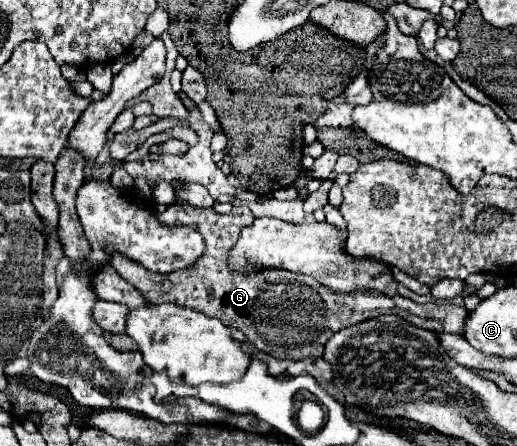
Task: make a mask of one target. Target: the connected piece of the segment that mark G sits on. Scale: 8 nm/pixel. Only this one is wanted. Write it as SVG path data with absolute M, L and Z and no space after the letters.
M182 204L168 206L166 212L160 214L164 224L176 226L192 226L206 240L204 256L188 270L172 272L172 274L156 274L146 272L146 268L138 268L138 264L130 264L130 260L122 260L122 256L114 256L112 268L134 288L138 288L152 304L174 302L178 306L194 308L206 316L214 316L222 320L226 326L238 328L244 336L260 350L274 358L290 358L304 360L308 356L322 356L326 342L340 332L342 328L360 324L364 320L372 320L384 314L400 316L402 320L438 332L462 334L462 320L466 320L466 308L460 306L438 306L438 304L416 304L402 296L340 296L334 292L326 292L322 284L318 284L310 276L294 274L294 272L260 272L258 276L234 276L230 268L226 268L228 252L238 240L238 232L242 226L252 224L254 216L248 206L234 206L230 214L216 214L212 208L194 208L190 210Z

